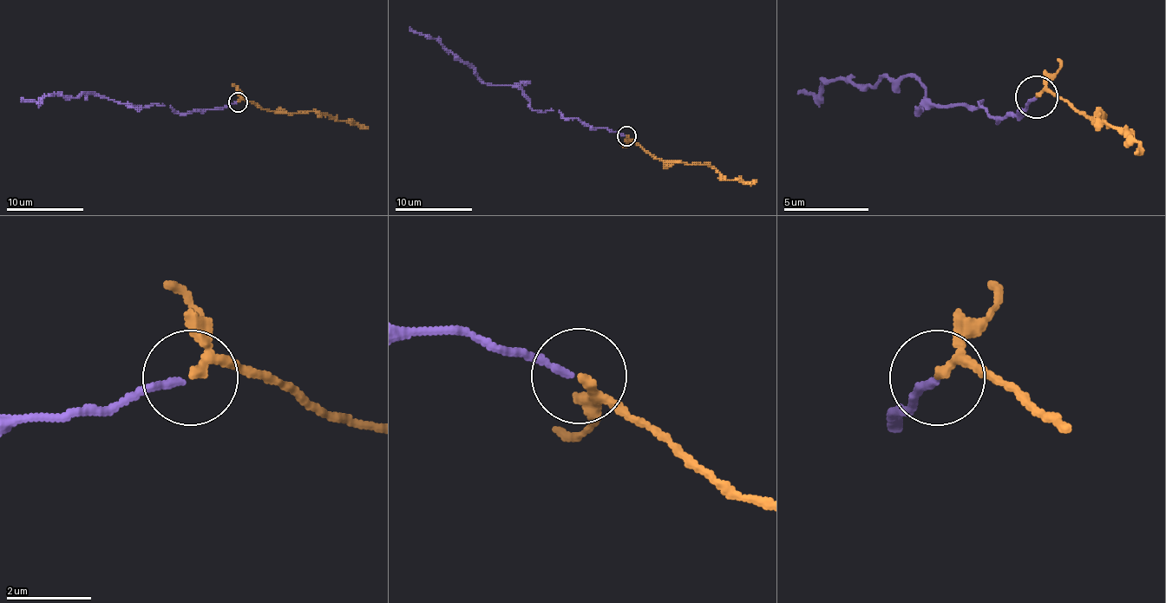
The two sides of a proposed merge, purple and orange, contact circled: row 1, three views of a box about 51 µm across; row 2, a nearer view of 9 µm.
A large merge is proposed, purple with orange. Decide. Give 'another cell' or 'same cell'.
same cell

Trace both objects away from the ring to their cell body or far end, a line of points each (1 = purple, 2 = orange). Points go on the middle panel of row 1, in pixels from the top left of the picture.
1: (625, 135), (584, 126), (559, 110), (533, 110), (520, 88), (481, 81), (468, 63), (409, 27)
2: (626, 135), (664, 160), (708, 165), (728, 180), (756, 180)

